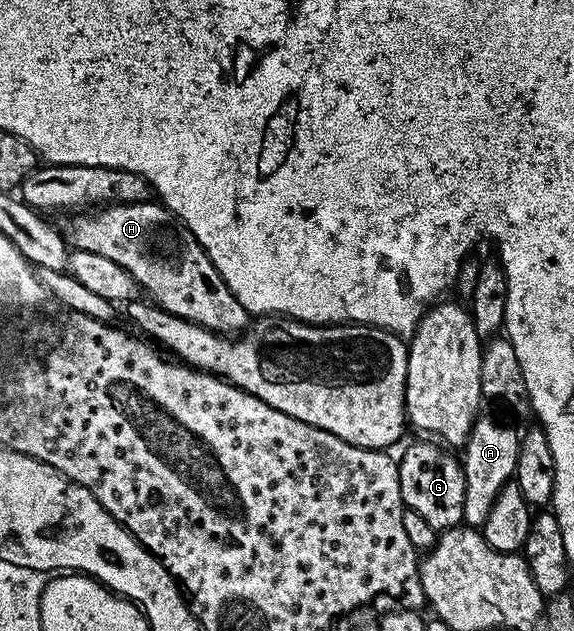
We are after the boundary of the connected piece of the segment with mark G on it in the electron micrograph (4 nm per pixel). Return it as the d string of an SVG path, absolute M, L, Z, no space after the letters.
M430 439L418 440L422 441L408 446L403 451L402 457L397 458L403 506L416 511L416 515L420 515L420 519L424 519L424 523L428 523L428 527L436 531L454 529L463 524L464 471L462 462L455 454L454 457L450 454L453 452L449 448Z

